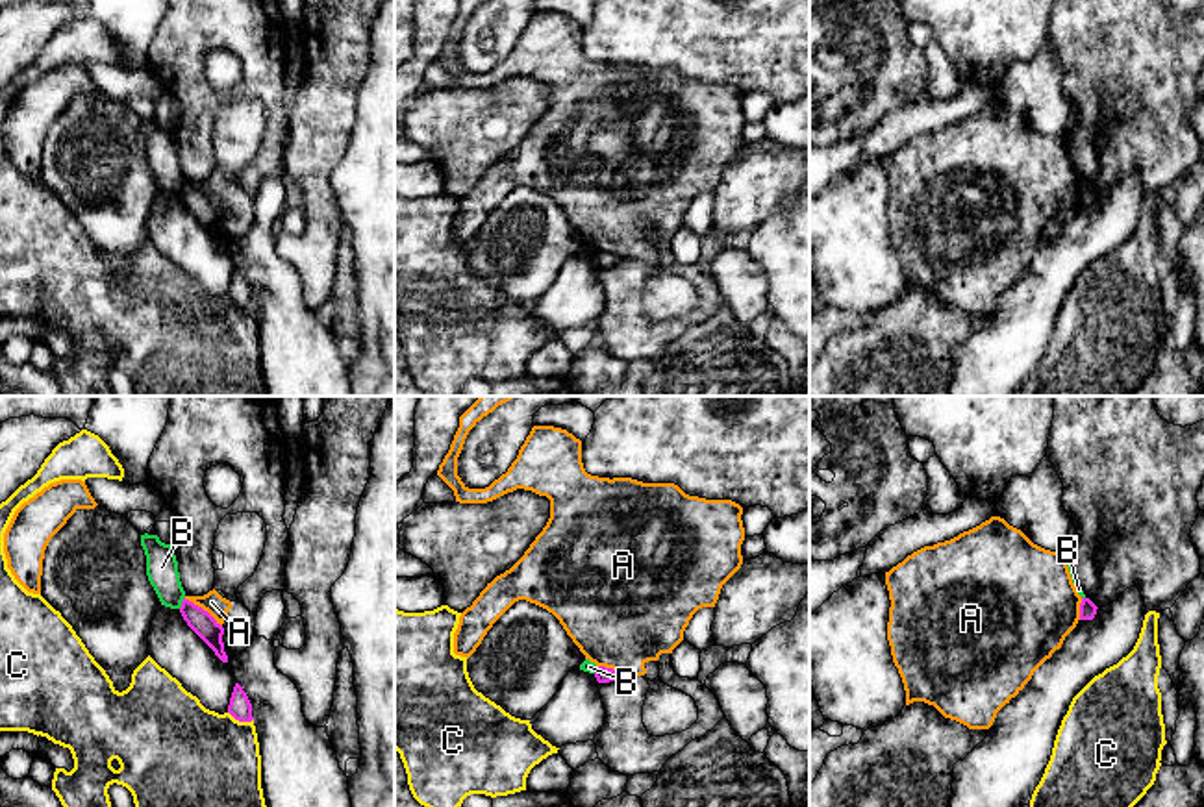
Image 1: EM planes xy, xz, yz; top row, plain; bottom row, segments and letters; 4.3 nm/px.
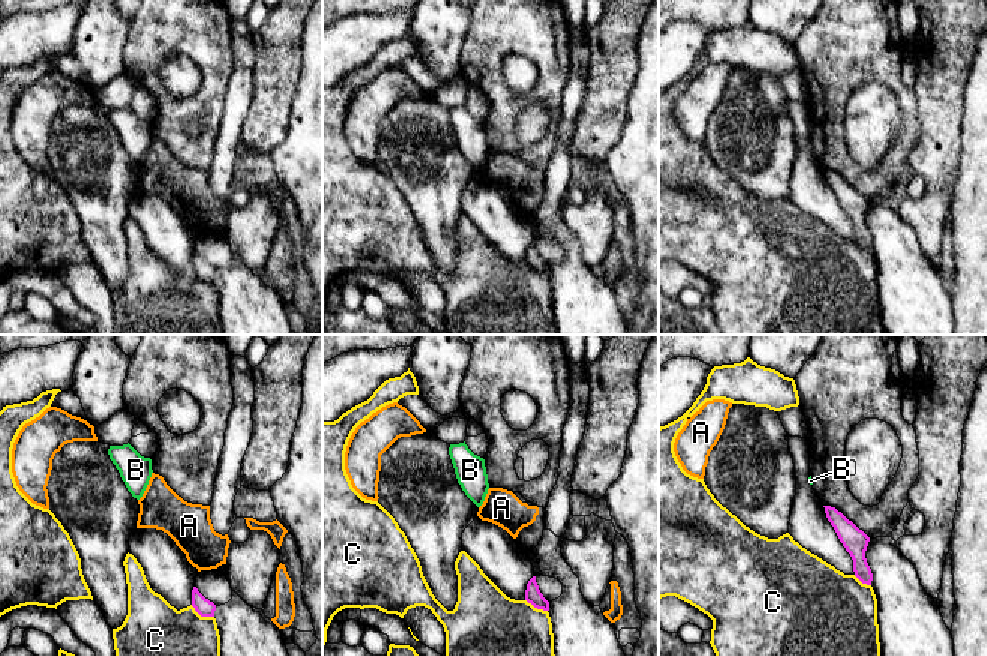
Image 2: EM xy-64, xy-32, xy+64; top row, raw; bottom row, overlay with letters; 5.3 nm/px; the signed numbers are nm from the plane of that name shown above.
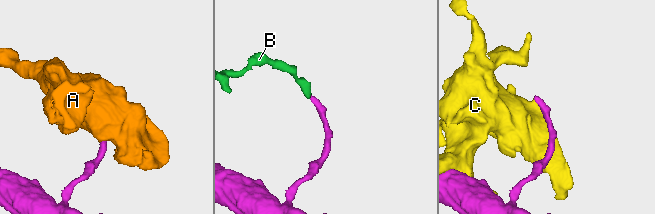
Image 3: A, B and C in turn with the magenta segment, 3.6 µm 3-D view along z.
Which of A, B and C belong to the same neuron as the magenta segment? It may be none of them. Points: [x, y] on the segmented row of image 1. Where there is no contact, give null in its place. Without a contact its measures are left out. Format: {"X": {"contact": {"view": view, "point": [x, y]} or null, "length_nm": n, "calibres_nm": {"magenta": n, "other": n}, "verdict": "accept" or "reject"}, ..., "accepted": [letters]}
{"A": {"contact": {"view": "xy", "point": [200, 608]}, "length_nm": 200, "calibres_nm": {"magenta": 100, "other": 90}, "verdict": "reject"}, "B": {"contact": {"view": "xy", "point": [182, 602]}, "length_nm": 60, "calibres_nm": {"magenta": 100, "other": 140}, "verdict": "reject"}, "C": {"contact": {"view": "xy", "point": [241, 720]}, "length_nm": 120, "calibres_nm": {"magenta": 100, "other": 420}, "verdict": "reject"}, "accepted": []}

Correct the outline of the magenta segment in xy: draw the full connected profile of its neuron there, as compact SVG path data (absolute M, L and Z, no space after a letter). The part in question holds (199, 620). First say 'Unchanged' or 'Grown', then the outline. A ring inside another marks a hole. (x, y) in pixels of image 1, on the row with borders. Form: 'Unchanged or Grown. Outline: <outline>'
Unchanged. Outline: M185 598L182 602L180 613L187 626L215 652L215 655L222 663L228 663L222 642L224 627L207 611Z

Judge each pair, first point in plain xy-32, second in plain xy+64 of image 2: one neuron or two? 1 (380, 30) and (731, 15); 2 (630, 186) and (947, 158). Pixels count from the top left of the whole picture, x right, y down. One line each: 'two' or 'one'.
1: two
2: two

